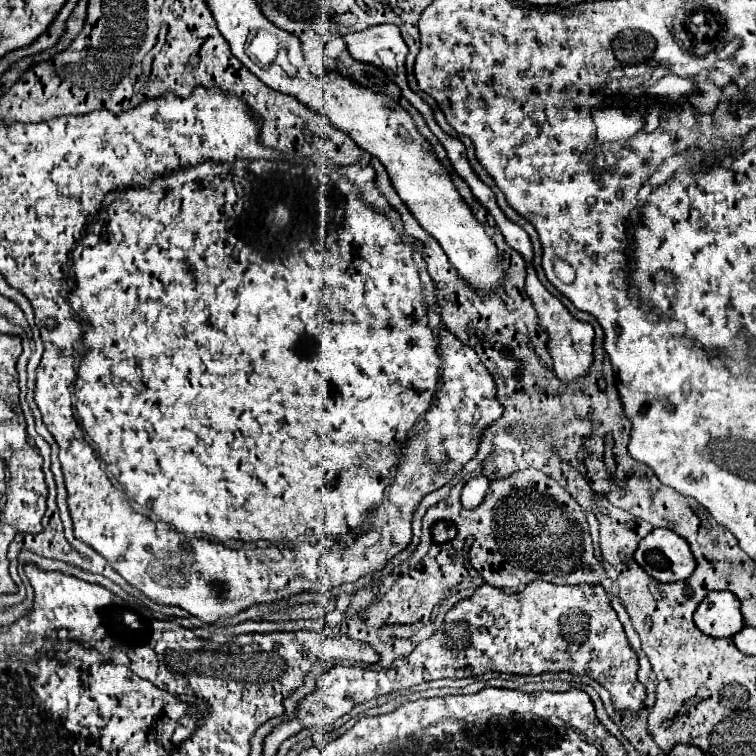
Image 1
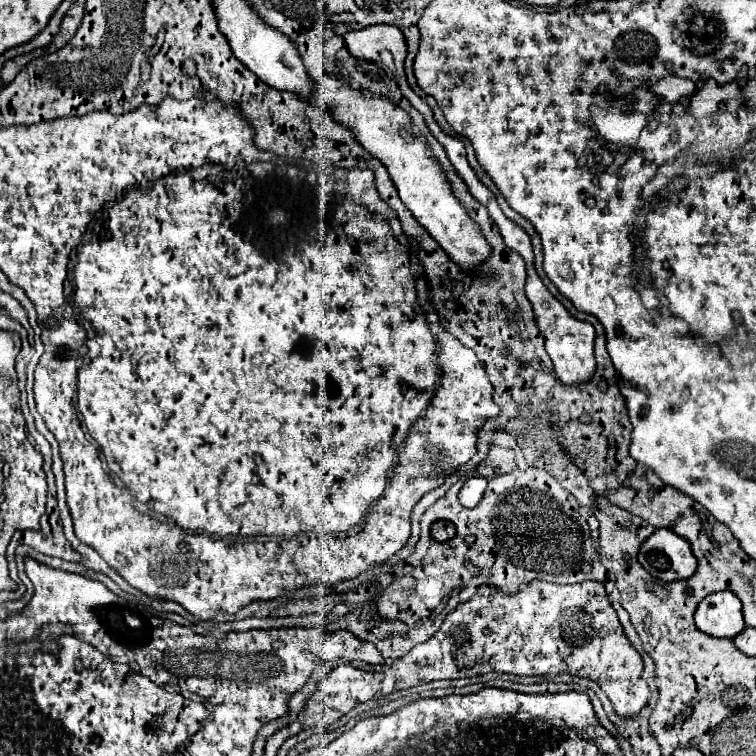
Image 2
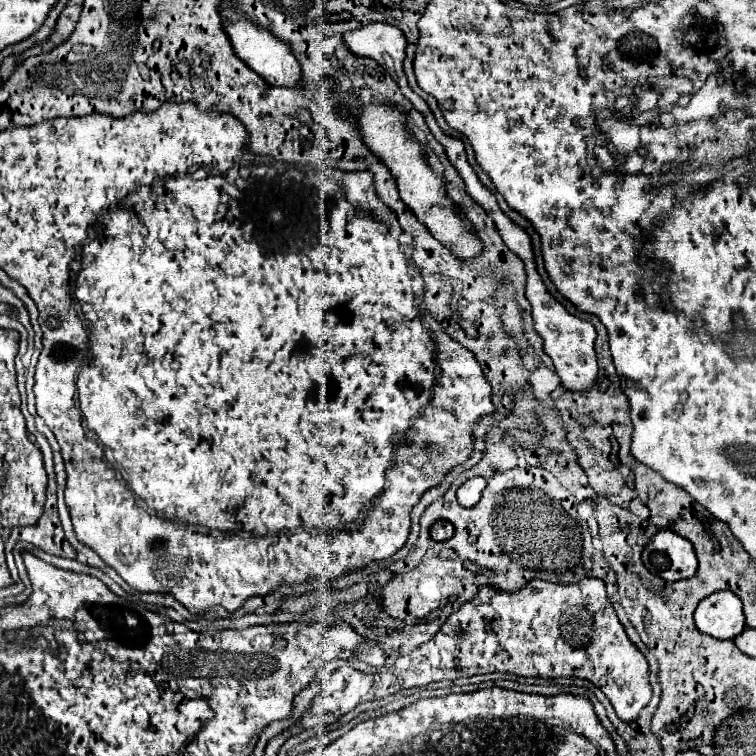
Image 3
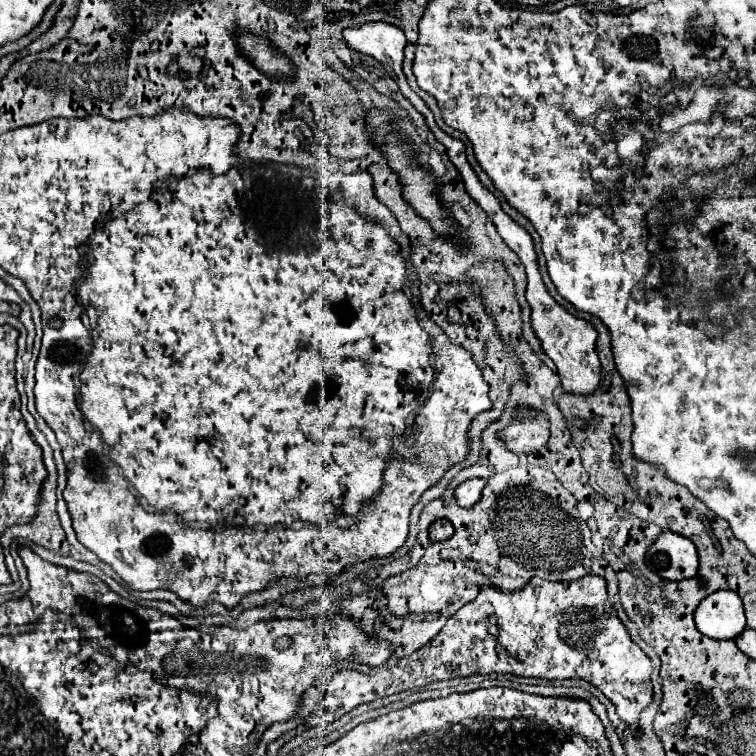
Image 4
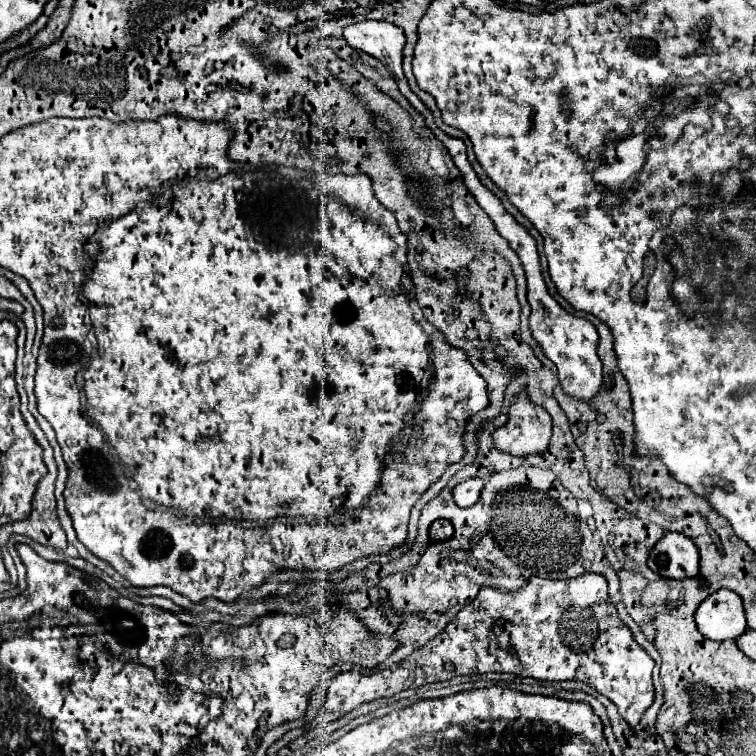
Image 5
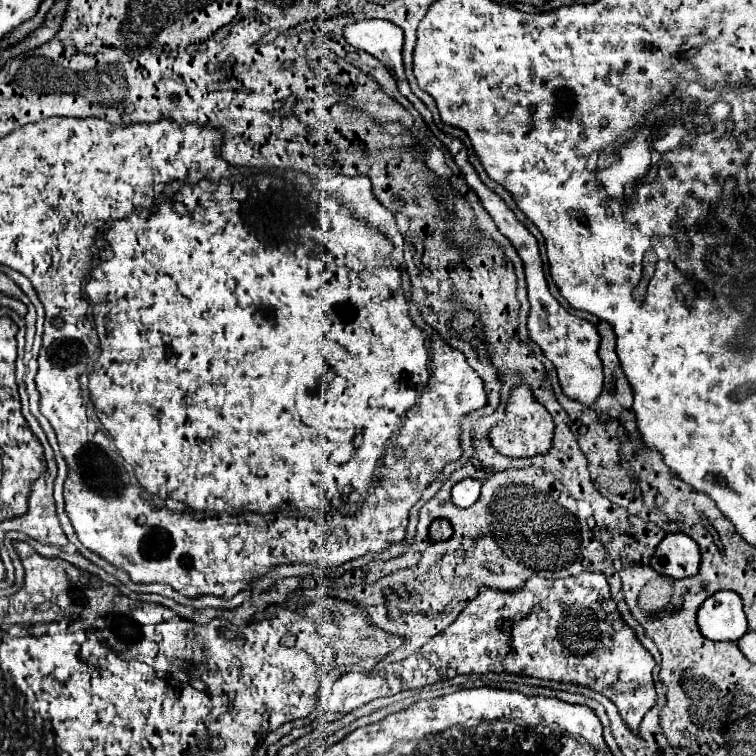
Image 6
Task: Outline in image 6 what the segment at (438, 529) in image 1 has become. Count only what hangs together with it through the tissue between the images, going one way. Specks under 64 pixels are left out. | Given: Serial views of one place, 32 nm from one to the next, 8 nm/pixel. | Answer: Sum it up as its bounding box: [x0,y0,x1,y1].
[430,520,452,542]

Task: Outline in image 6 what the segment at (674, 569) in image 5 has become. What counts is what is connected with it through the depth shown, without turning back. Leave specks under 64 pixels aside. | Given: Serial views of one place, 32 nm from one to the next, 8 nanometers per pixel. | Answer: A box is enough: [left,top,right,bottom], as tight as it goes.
[650,534,700,578]

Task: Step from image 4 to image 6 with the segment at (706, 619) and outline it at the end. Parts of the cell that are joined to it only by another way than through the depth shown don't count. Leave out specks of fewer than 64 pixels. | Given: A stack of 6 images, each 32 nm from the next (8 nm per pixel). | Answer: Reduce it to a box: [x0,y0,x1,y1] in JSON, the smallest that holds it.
[696,590,748,640]

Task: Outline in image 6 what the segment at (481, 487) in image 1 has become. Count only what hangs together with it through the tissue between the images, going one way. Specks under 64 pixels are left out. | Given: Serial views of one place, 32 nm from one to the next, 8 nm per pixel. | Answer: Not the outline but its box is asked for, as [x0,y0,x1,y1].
[452,478,482,508]

